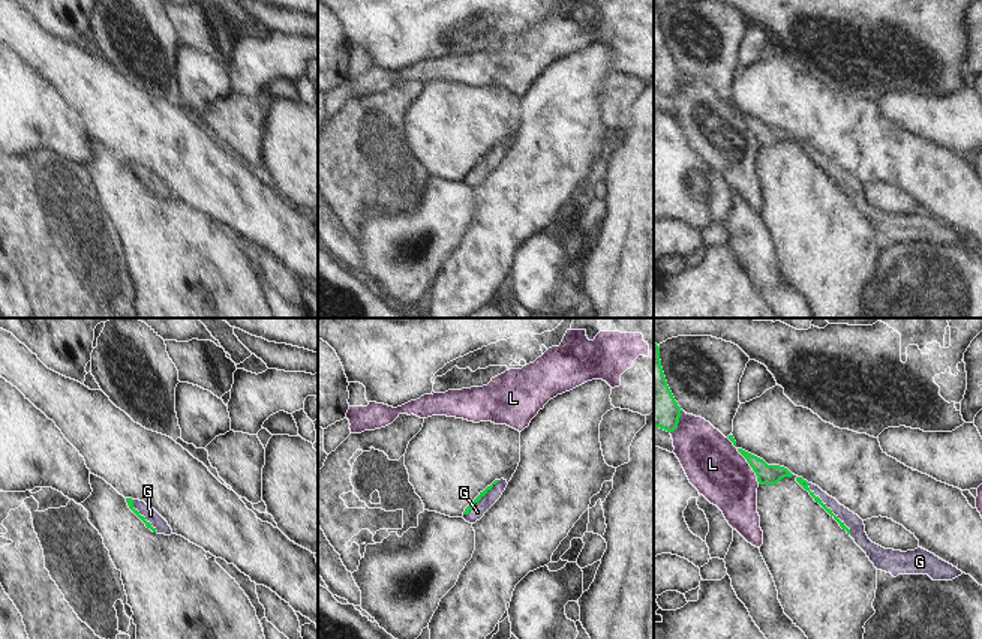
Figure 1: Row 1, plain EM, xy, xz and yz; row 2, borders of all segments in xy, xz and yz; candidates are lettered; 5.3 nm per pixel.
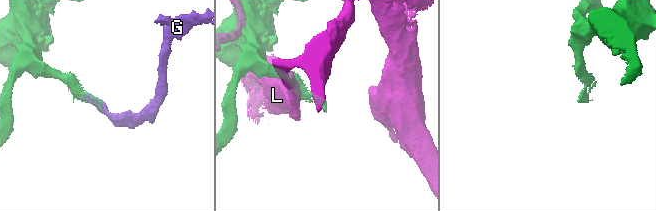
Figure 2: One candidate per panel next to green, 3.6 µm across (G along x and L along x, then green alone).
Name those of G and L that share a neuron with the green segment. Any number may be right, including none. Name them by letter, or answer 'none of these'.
G

